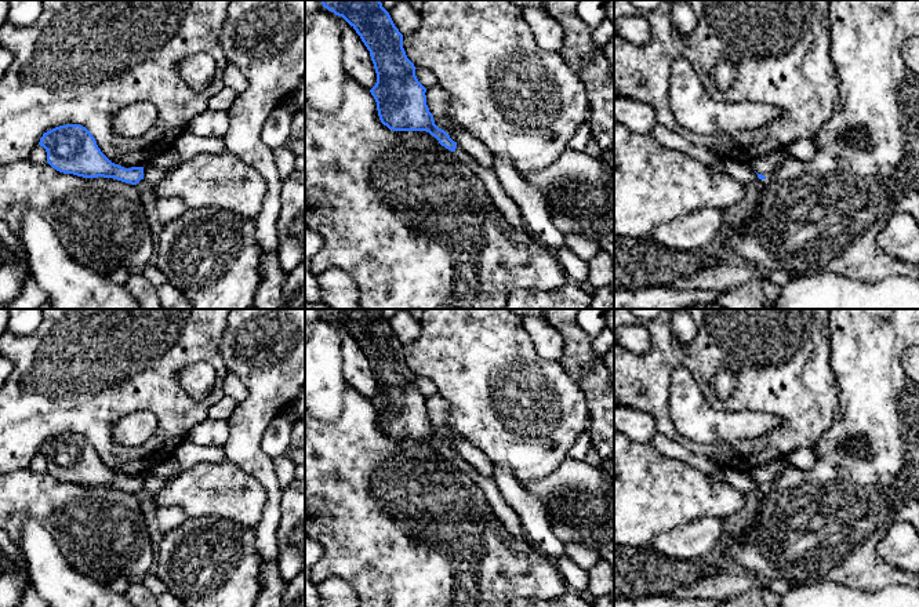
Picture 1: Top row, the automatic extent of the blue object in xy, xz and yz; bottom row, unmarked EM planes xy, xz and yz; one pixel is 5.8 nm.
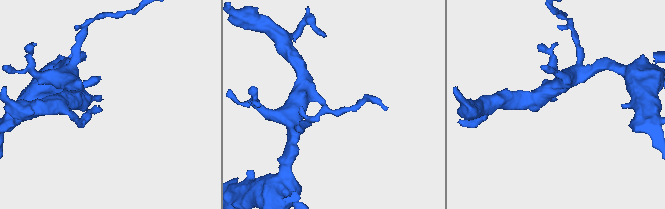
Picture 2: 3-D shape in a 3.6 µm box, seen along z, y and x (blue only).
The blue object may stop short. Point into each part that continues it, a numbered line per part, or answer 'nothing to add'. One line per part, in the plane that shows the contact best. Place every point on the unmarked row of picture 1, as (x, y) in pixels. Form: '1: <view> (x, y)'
1: yz (770, 486)

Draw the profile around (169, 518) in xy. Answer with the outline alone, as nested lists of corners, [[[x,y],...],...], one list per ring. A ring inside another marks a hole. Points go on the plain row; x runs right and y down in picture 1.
[[[167,506],[159,509],[156,517],[157,517],[160,531],[166,534],[174,530],[175,527],[181,526],[185,521],[186,515],[178,506]]]

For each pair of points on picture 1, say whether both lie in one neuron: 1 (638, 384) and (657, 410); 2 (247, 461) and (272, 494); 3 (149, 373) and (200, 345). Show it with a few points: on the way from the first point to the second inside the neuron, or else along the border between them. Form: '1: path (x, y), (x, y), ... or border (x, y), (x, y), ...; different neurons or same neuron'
1: path (645, 391), (656, 403); same neuron
2: path (255, 468), (271, 486); same neuron
3: path (162, 360), (175, 346), (188, 345); same neuron

